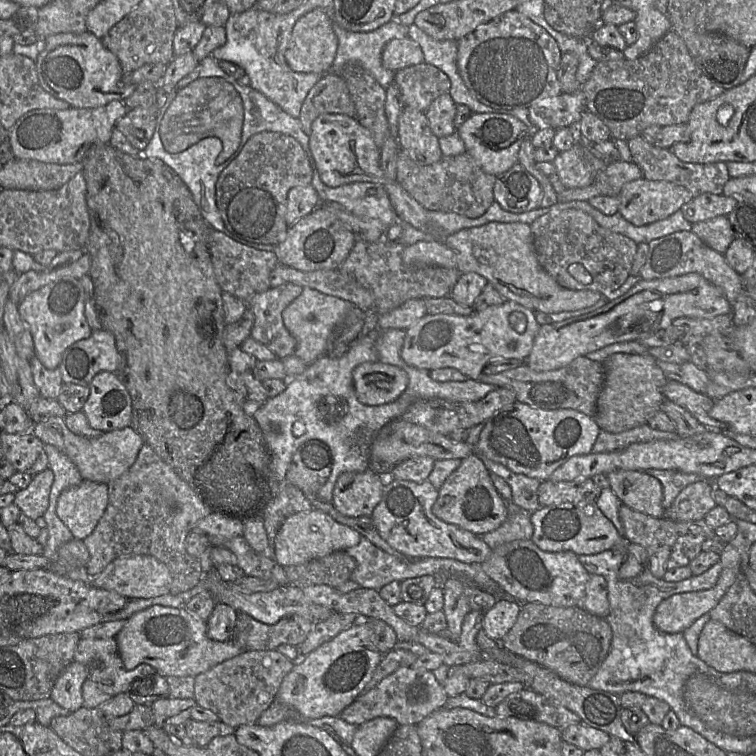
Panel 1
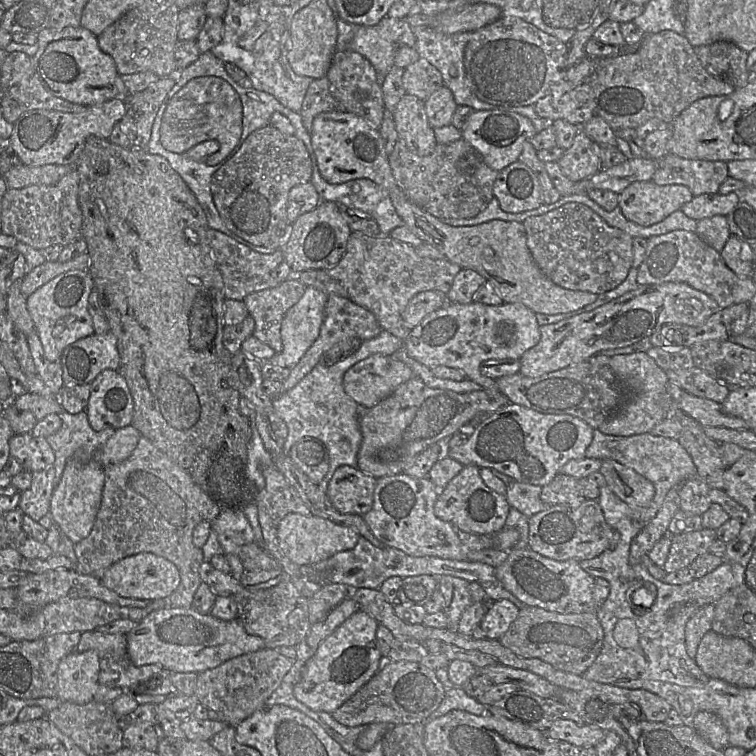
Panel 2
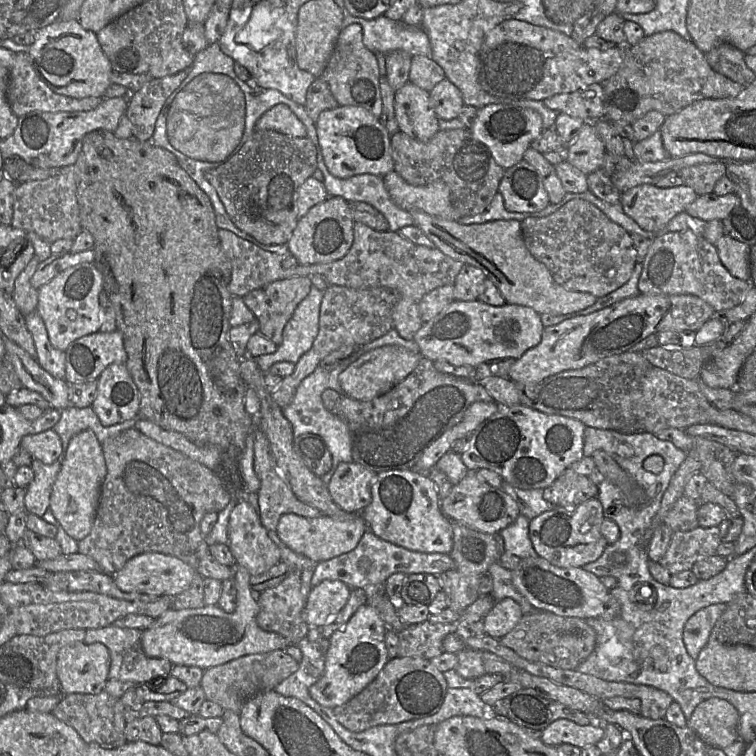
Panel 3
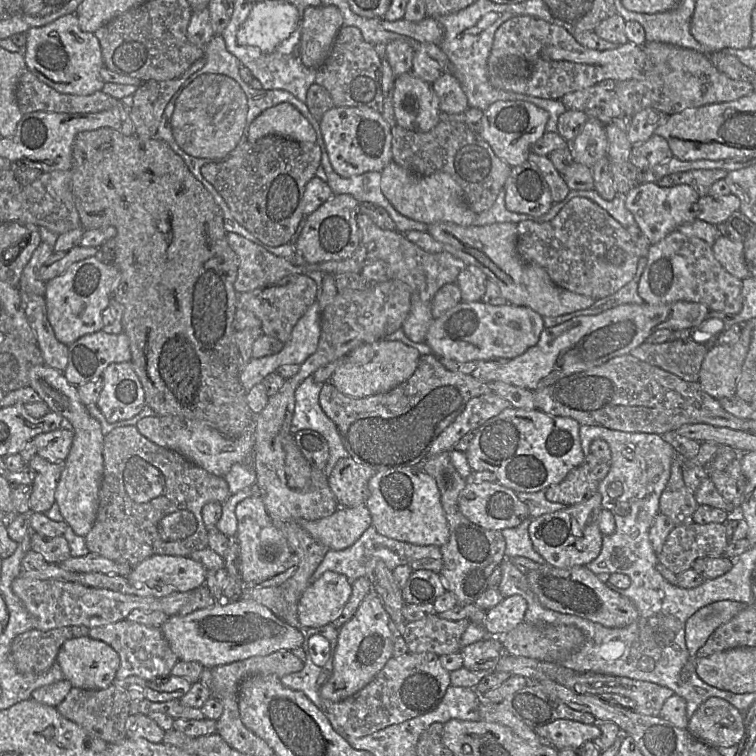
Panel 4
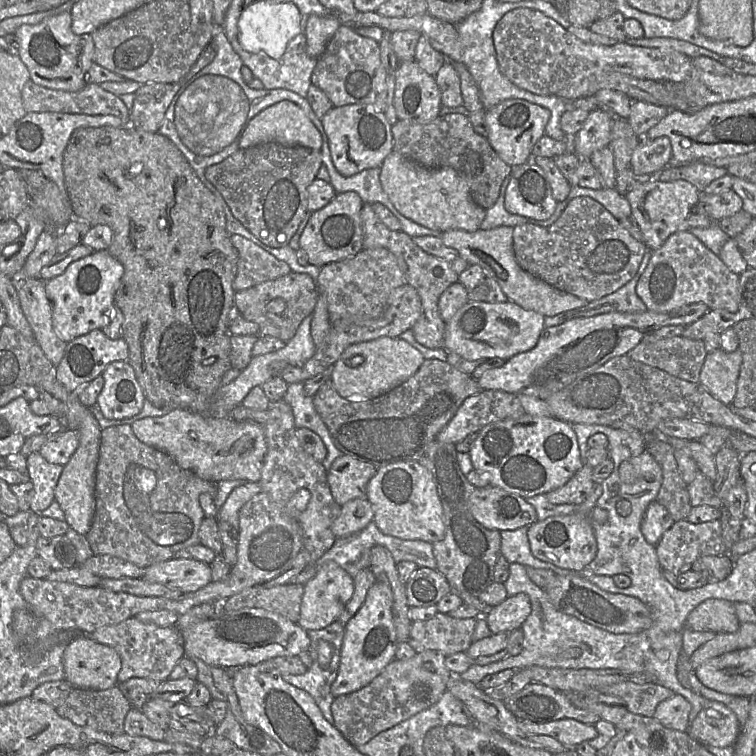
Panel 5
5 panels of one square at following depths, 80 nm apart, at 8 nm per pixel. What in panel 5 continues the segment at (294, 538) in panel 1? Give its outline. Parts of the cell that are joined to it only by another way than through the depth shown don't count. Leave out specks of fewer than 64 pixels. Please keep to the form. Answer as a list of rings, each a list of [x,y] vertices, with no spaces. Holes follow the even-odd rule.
[[[366,497],[353,499],[341,506],[331,529],[336,538],[348,537],[363,530],[373,518],[374,511]]]

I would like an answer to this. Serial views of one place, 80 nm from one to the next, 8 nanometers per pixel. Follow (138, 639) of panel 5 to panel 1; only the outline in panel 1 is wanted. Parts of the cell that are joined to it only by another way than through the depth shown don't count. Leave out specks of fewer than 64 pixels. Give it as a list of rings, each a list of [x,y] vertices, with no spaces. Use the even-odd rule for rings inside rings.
[[[81,638],[74,653],[74,661],[84,665],[88,678],[112,697],[129,693],[134,682],[157,673],[148,664],[140,664],[127,670],[115,638]]]

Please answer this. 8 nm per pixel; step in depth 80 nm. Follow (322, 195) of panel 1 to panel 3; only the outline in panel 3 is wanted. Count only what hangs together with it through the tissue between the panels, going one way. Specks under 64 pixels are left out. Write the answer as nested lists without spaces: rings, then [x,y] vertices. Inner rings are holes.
[[[317,150],[317,168],[323,173],[323,184],[329,194],[329,197],[342,197],[349,203],[367,203],[381,212],[387,219],[389,230],[398,232],[405,226],[414,225],[414,220],[409,211],[398,207],[390,198],[383,178],[374,174],[360,174],[350,178],[338,178],[333,176],[327,169],[321,150]]]

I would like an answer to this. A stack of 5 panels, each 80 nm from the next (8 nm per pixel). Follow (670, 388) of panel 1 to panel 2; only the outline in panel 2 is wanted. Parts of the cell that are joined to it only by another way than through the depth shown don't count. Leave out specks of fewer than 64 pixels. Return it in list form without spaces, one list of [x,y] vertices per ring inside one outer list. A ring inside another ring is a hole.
[[[684,390],[680,394],[677,406],[702,427],[725,427],[734,430],[749,429],[742,418],[725,414],[721,404],[710,399],[695,396]]]

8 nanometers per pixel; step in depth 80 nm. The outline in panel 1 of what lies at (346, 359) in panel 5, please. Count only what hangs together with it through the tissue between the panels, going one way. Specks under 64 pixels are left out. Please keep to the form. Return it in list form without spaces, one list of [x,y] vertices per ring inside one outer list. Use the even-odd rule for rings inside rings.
[[[378,360],[360,364],[353,370],[352,377],[358,400],[369,406],[397,400],[409,384],[404,370]]]

